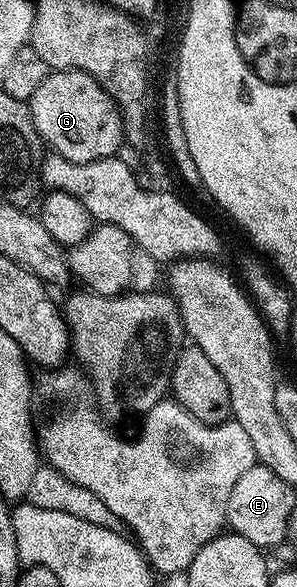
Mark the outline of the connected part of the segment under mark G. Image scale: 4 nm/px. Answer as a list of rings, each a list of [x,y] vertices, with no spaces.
[[[52,70],[35,88],[32,97],[27,100],[28,110],[34,120],[34,128],[38,128],[40,139],[55,153],[71,162],[93,162],[110,158],[121,153],[120,145],[125,145],[126,131],[124,117],[120,114],[116,102],[101,90],[98,80],[84,70]]]

